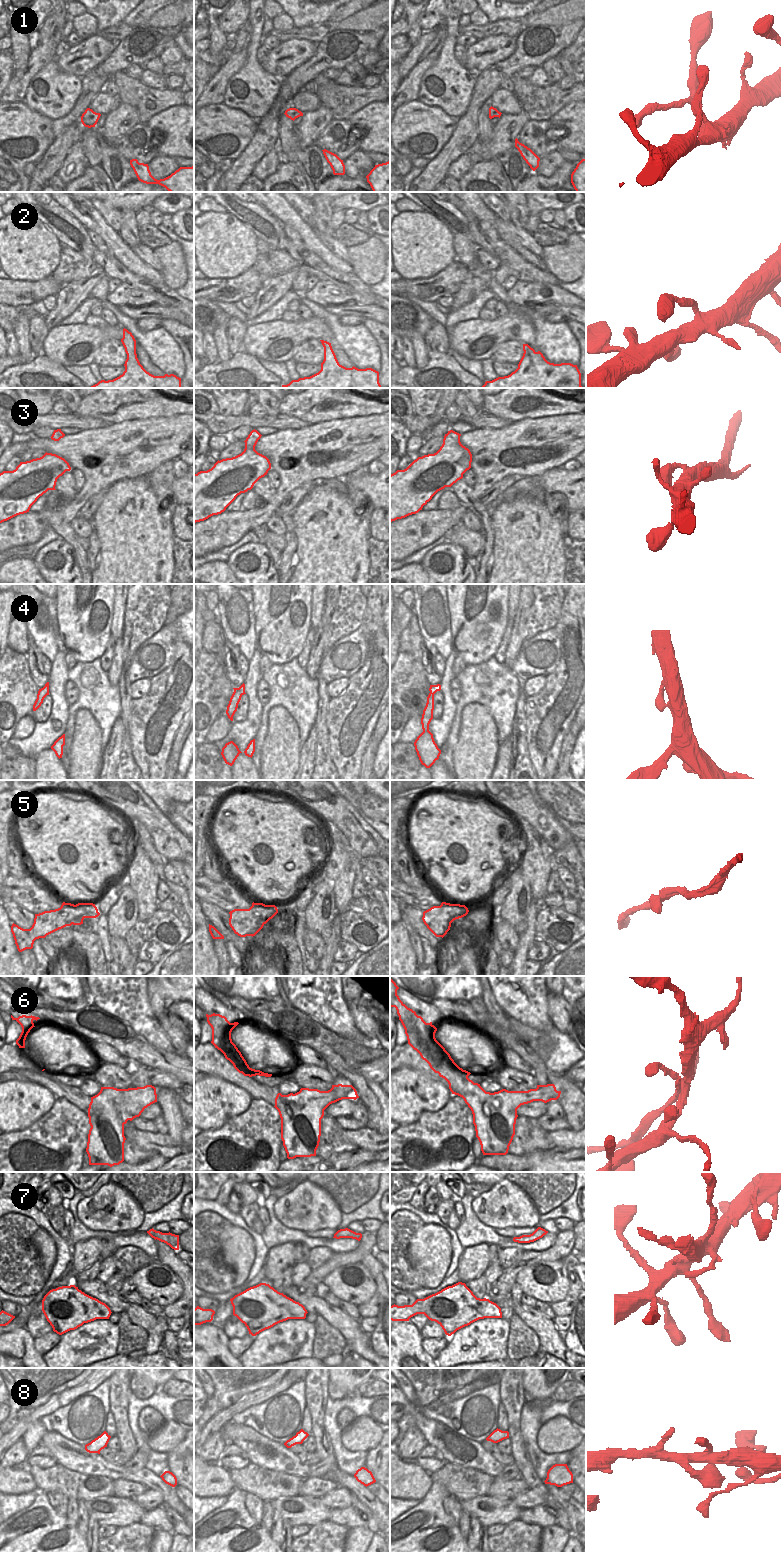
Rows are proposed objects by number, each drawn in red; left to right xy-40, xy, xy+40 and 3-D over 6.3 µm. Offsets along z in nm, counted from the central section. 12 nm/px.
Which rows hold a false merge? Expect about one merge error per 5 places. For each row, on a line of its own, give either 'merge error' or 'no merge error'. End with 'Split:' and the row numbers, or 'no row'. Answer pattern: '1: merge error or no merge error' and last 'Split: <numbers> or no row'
1: no merge error
2: no merge error
3: no merge error
4: no merge error
5: no merge error
6: merge error
7: no merge error
8: no merge error
Split: 6

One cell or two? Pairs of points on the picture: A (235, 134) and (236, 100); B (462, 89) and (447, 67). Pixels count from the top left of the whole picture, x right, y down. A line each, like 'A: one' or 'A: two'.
A: two
B: one

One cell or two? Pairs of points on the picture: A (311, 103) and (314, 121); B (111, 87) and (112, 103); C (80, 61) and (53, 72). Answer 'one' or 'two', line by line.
A: two
B: two
C: two

